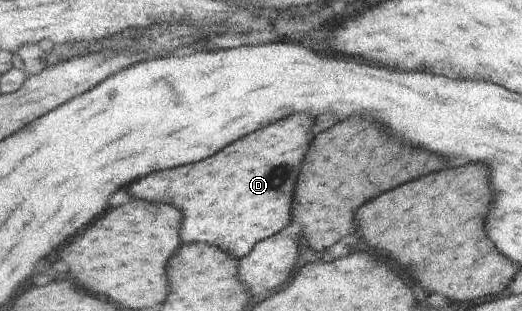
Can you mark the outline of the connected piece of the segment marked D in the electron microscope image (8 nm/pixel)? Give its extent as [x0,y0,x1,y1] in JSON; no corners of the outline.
[128,114,314,258]

